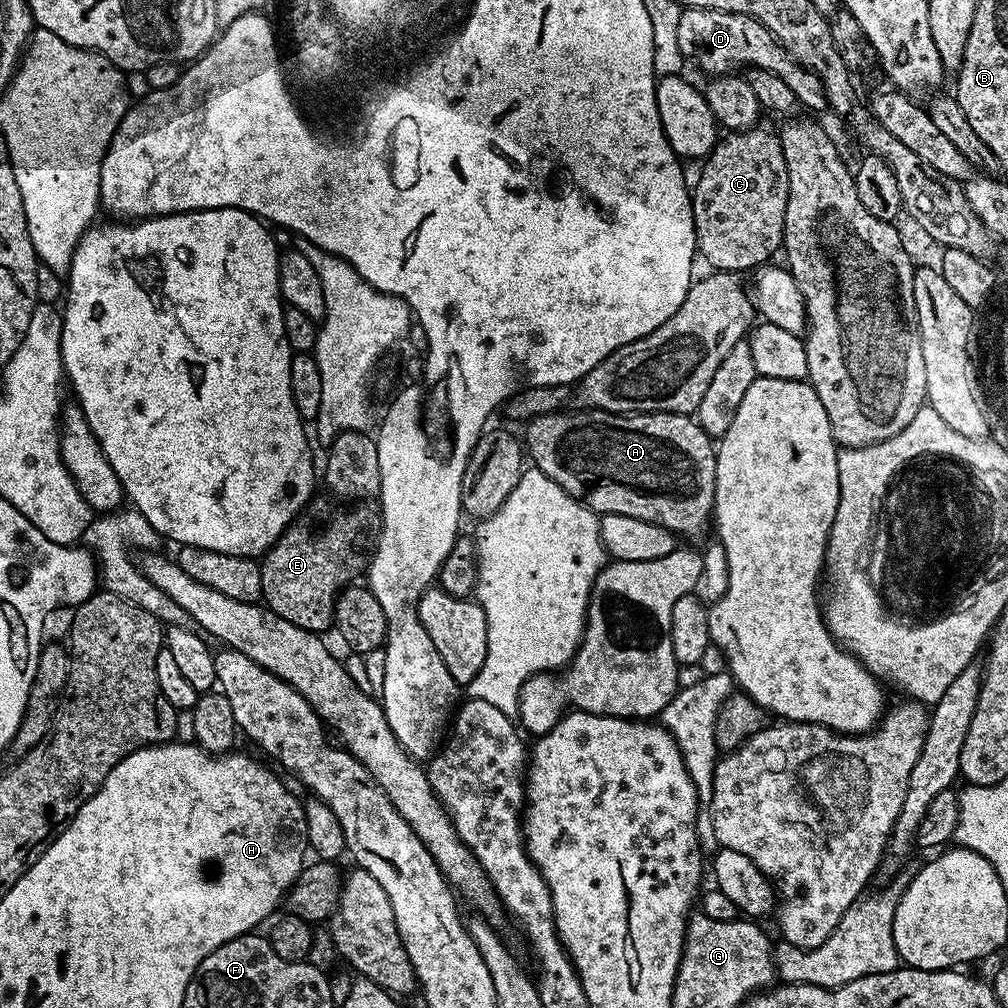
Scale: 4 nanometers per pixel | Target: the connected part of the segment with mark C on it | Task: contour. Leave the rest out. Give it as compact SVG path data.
M757 126L755 128L747 128L745 132L728 132L727 135L717 143L715 149L708 153L703 161L704 169L700 172L696 184L691 189L692 197L692 217L694 218L694 230L696 231L696 246L701 257L705 256L713 265L713 269L722 272L731 272L733 274L744 274L747 268L751 270L759 269L761 266L769 263L773 259L772 256L777 251L781 251L784 243L784 223L786 222L786 206L788 202L788 170L786 168L786 158L782 152L779 135L775 131L771 132L768 128Z

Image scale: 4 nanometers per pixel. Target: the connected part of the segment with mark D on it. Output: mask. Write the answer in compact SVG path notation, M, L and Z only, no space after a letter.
M683 9L681 14L681 22L678 23L678 47L684 55L685 61L692 62L696 59L696 64L704 72L709 72L709 77L727 76L735 73L739 64L748 64L753 69L762 71L770 71L782 78L784 82L793 90L797 101L801 105L813 108L814 111L825 111L828 108L828 99L826 98L826 90L822 86L822 82L818 78L818 74L808 72L801 64L793 60L791 54L776 41L772 36L772 32L766 26L762 26L754 18L743 16L742 14L722 14L714 10L690 10Z

